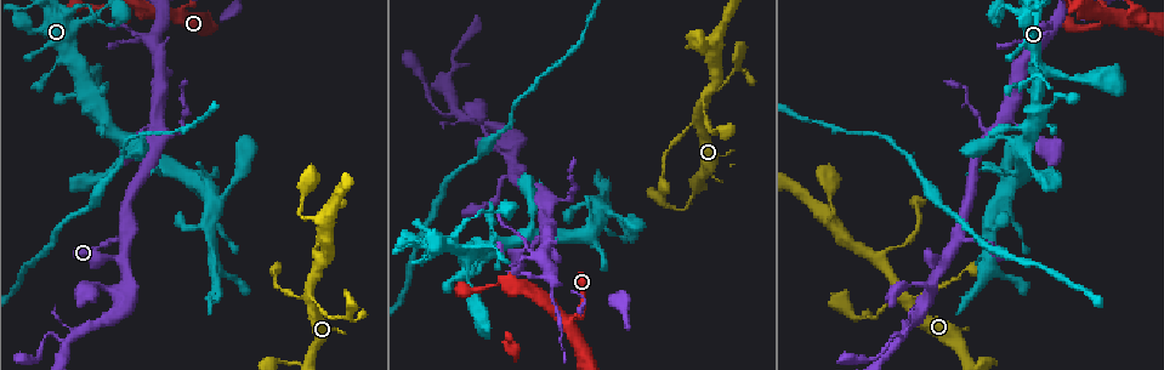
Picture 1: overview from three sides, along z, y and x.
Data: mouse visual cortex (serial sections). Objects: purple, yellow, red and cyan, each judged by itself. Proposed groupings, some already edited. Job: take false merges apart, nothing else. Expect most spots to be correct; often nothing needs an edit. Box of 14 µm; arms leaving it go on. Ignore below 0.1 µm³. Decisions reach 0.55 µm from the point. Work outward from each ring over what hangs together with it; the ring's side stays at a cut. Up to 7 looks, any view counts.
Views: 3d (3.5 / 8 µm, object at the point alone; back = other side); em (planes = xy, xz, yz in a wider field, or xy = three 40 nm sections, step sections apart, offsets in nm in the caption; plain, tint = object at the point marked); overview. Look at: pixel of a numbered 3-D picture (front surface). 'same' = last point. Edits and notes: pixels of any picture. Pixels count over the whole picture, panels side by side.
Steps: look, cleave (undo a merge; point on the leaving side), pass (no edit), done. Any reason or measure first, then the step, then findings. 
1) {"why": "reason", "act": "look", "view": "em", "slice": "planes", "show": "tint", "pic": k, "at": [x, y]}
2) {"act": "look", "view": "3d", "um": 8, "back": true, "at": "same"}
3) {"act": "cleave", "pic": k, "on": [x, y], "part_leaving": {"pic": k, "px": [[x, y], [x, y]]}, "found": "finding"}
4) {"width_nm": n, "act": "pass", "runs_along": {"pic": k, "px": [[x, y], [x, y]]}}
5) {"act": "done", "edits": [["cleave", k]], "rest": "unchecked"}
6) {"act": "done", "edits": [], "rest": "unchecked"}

{"why": "narrows sharply", "act": "look", "view": "3d", "um": 3.5, "pic": 1, "at": [904, 295]}

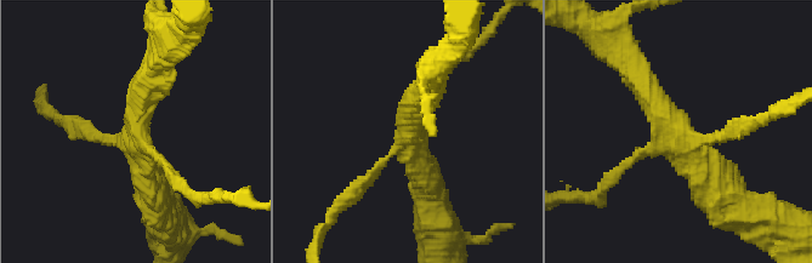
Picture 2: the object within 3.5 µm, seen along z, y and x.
{"arms": 4, "arm_widths_nm": [150, 150, 350, 400], "why": "shape alone is not enough", "act": "look", "view": "em", "slice": "xy", "step": 1, "show": "tint", "pic": 2, "at": [407, 132]}

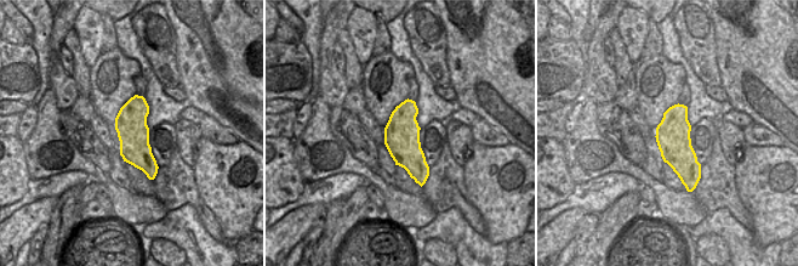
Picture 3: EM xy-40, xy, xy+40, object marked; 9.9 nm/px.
{"width_nm": 360, "act": "pass", "runs_along": {"pic": 2, "px": [[736, 203], [682, 147], [640, 75]]}, "found": "continuous, no second cell"}

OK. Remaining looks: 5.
{"why": "abrupt turn", "act": "look", "view": "3d", "um": 3.5, "pic": 1, "at": [896, 333]}

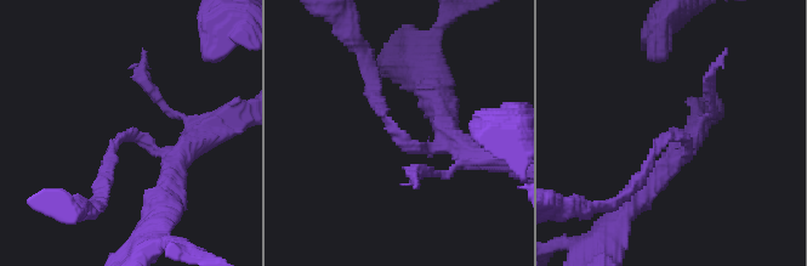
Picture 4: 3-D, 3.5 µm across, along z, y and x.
{"arm_widths_nm": [150, 200], "why": "now the EM", "act": "look", "view": "em", "slice": "xy", "step": 2, "show": "tint", "pic": 4, "at": [121, 136]}

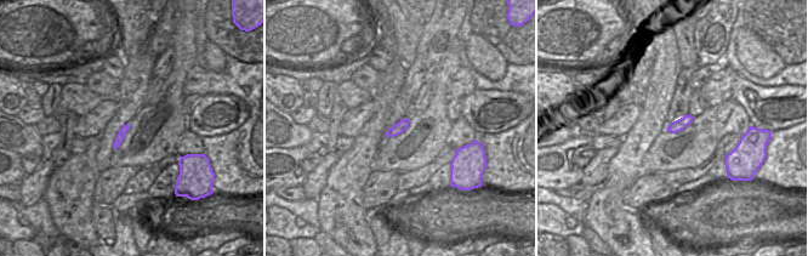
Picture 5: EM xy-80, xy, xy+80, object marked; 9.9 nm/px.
{"act": "pass", "runs_along": {"pic": 4, "px": [[460, 143], [415, 150], [390, 128], [370, 84]]}, "found": "continuous, no second cell"}

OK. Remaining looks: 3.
{"why": "three-way junction", "act": "look", "view": "3d", "um": 3.5, "pic": 1, "at": [179, 18]}

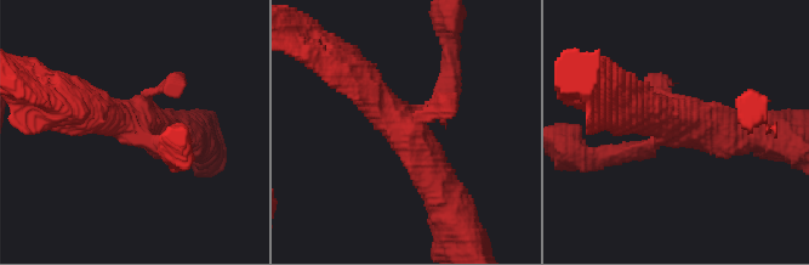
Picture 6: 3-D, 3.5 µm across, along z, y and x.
{"why": "need the tissue", "act": "look", "view": "em", "slice": "planes", "show": "tint", "pic": 6, "at": [668, 130]}

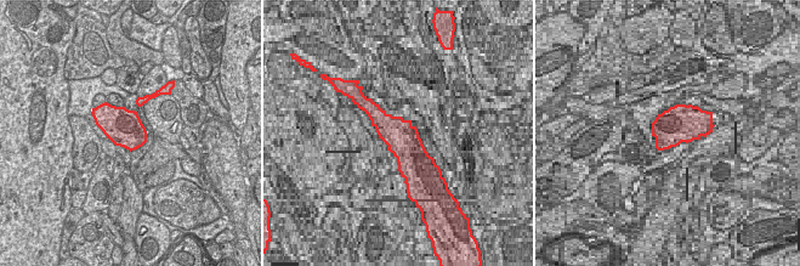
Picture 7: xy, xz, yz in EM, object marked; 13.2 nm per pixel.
{"act": "pass", "runs_along": {"pic": 6, "px": [[180, 154], [108, 113], [75, 106]]}, "found": "continuous, no second cell"}

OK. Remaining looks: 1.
{"act": "done", "edits": [], "rest": "unchecked"}

